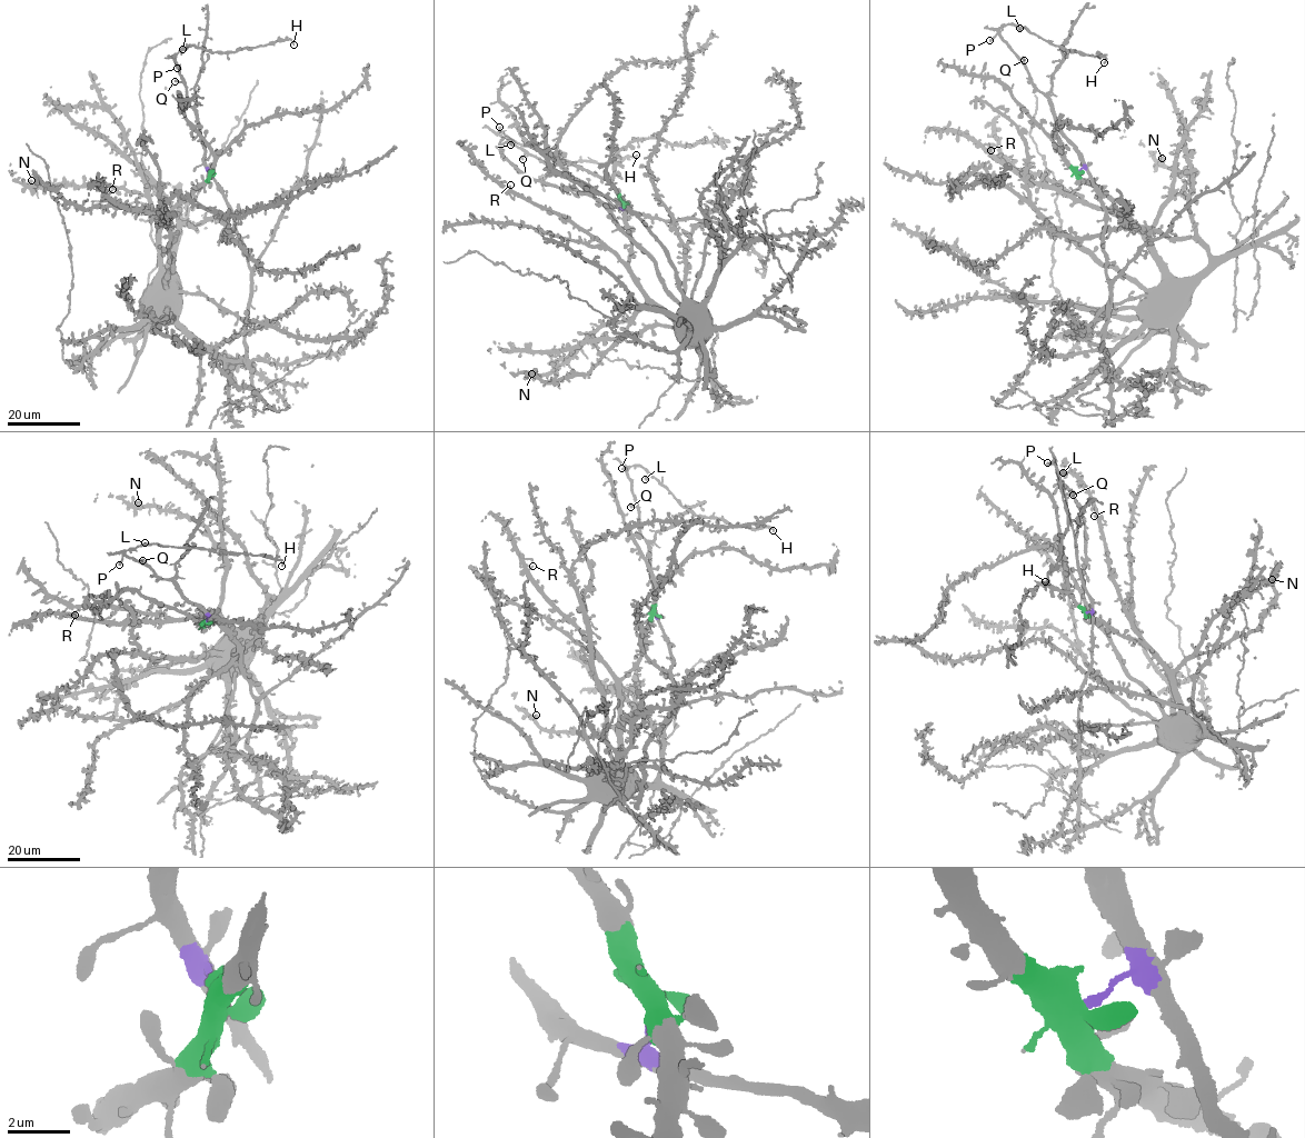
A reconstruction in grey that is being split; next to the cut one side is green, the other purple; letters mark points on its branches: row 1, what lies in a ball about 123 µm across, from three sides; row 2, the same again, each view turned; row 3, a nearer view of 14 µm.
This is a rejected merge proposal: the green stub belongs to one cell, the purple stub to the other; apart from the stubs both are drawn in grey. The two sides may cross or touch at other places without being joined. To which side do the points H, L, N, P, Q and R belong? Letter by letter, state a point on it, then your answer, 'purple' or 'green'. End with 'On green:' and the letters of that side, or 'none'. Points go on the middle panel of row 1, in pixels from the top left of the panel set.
H: place (636, 155); purple
L: place (510, 145); purple
N: place (531, 373); green
P: place (499, 127); purple
Q: place (523, 159); purple
R: place (510, 185); green
On green: N, R

